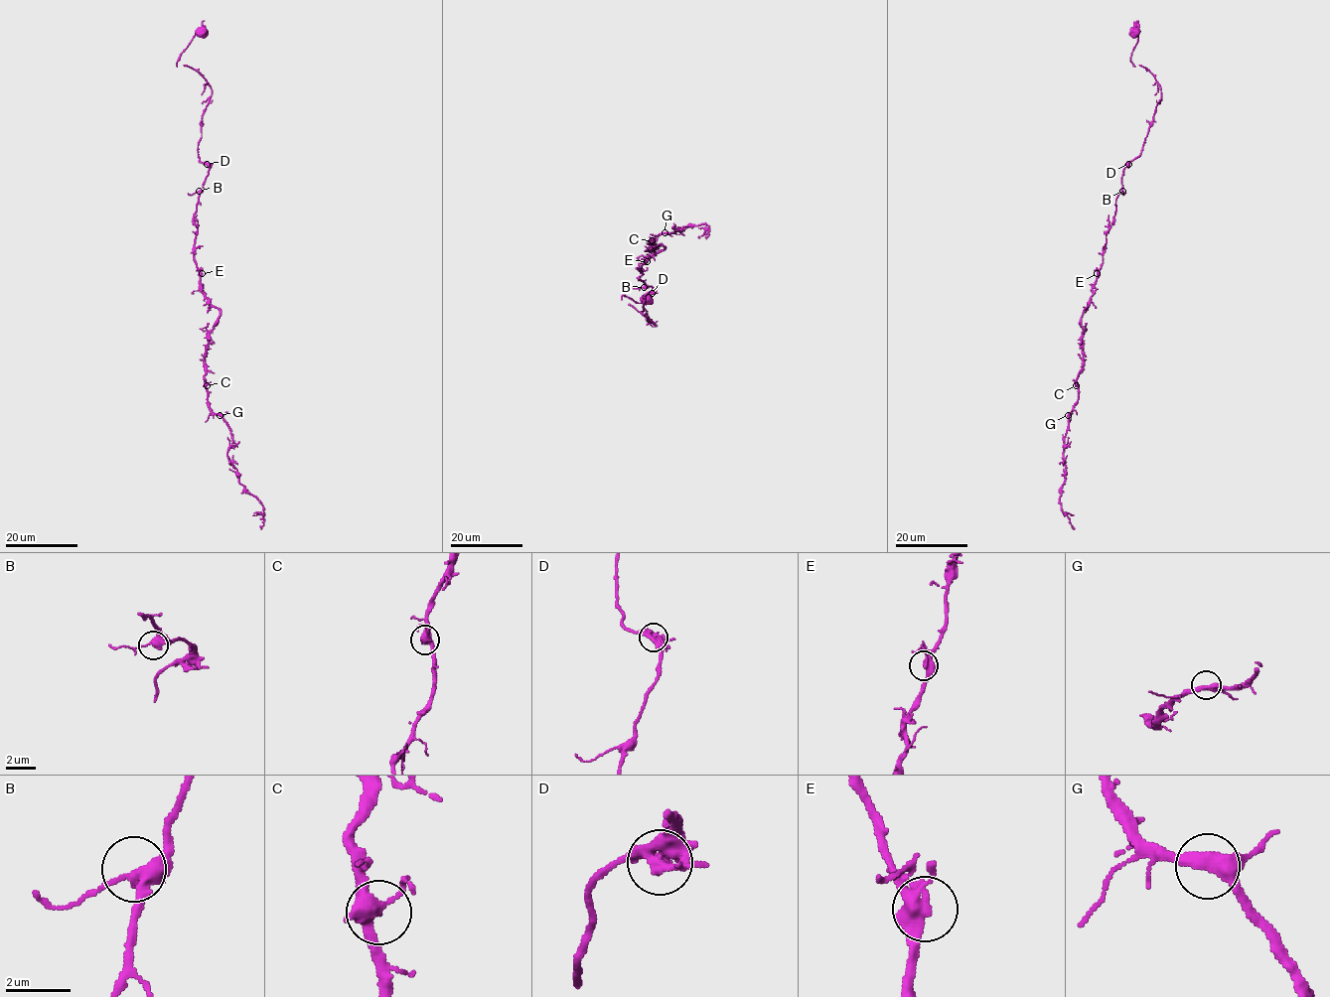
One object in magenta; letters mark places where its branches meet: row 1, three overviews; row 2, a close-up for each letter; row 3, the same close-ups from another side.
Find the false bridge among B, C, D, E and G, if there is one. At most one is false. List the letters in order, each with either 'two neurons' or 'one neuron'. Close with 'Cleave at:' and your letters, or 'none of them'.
B: one neuron
C: one neuron
D: one neuron
E: one neuron
G: one neuron
Cleave at: none of them

